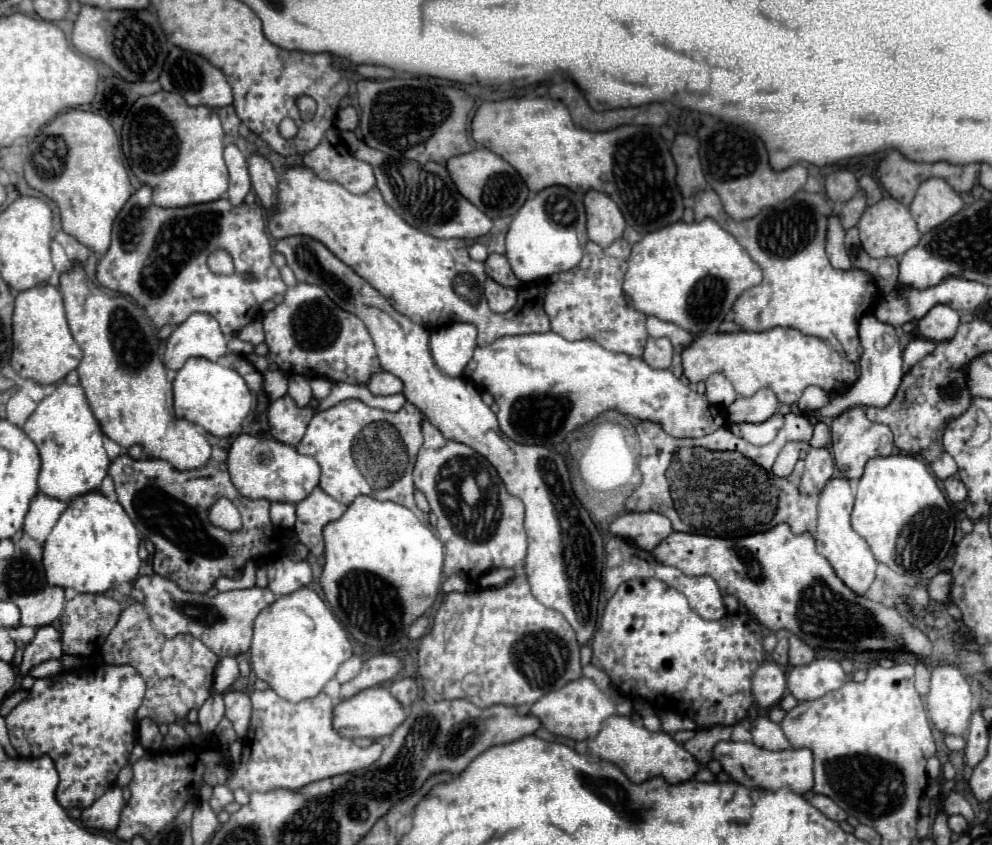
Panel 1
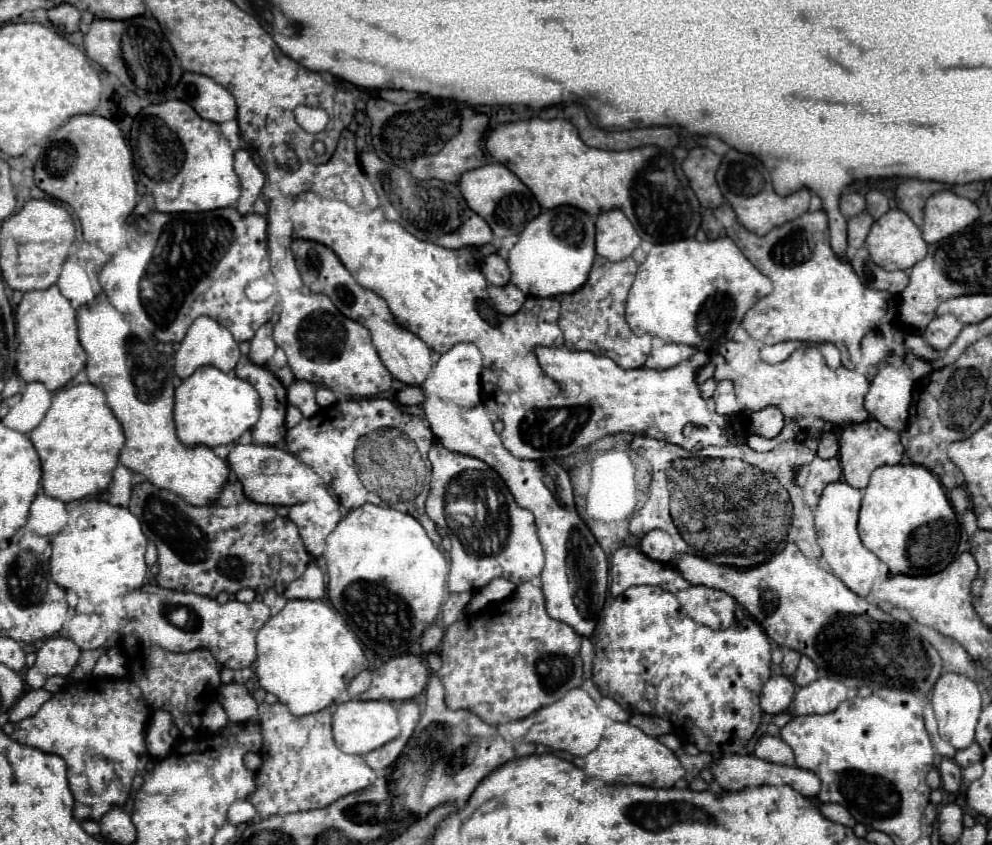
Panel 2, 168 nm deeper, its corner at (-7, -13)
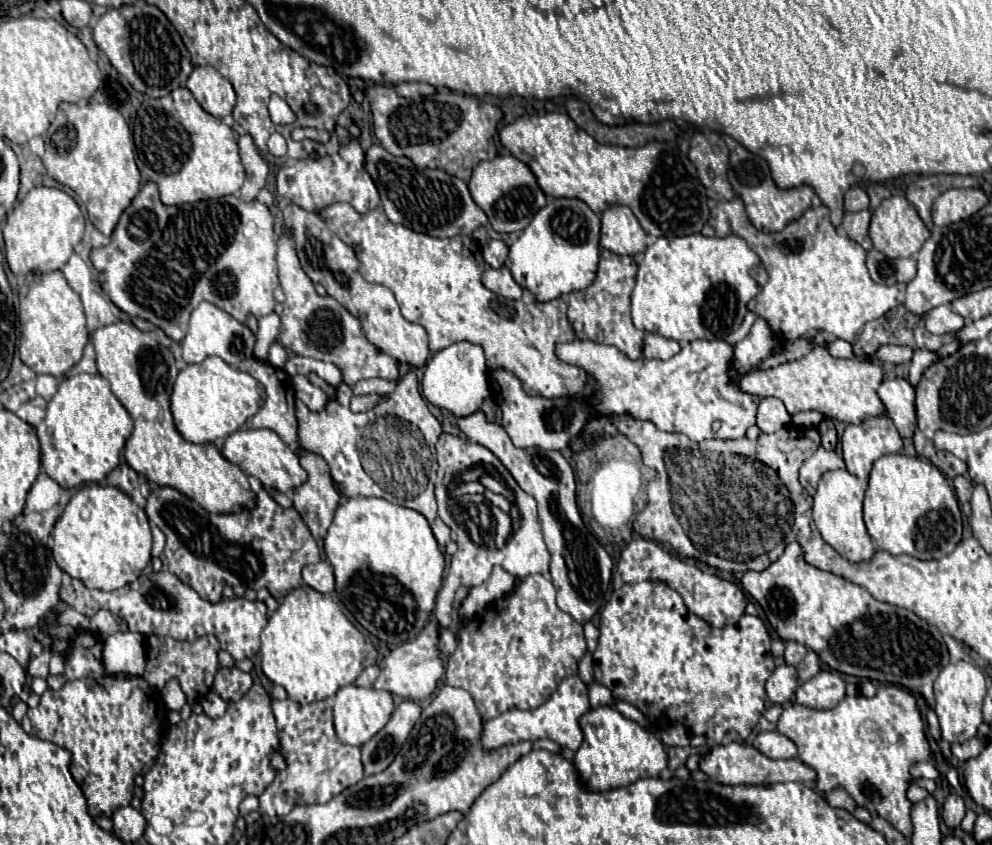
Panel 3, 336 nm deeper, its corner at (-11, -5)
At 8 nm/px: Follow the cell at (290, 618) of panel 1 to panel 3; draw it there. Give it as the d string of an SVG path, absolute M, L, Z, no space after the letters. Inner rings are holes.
M301 585L285 597L285 601L269 617L269 623L261 633L261 667L267 679L271 679L275 685L281 685L287 691L287 695L301 705L329 699L337 693L337 689L355 683L357 675L365 669L361 647L363 639L365 637L361 635L361 631L343 615L339 605L329 595Z

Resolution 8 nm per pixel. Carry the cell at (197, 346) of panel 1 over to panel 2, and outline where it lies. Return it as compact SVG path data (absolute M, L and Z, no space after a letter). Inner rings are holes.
M197 317L191 323L185 339L181 341L181 345L175 353L175 373L177 373L177 377L187 379L197 367L205 367L205 365L213 365L213 367L221 369L223 373L229 373L231 369L235 369L239 357L241 357L239 345L233 341L233 337L225 325L219 325L215 319L209 319L209 317Z

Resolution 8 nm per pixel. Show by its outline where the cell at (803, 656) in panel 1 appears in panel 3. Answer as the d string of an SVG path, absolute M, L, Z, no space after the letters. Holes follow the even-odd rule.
M807 651L805 659L797 665L797 673L799 673L799 679L801 681L807 681L811 679L815 673L821 671L821 663L819 663L819 657L815 651Z

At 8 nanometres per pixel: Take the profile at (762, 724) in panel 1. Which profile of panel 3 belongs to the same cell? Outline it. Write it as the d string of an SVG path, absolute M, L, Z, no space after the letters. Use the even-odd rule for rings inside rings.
M777 731L759 733L755 737L753 745L755 745L755 749L759 749L763 755L767 755L771 759L793 759L793 757L797 757L795 743Z

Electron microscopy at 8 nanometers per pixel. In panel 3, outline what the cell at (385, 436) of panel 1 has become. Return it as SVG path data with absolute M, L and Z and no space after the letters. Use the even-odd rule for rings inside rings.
M409 371L397 387L383 395L383 401L379 401L371 411L365 413L353 413L349 409L349 401L353 397L353 391L341 383L337 387L337 395L327 403L323 411L309 411L301 401L295 409L297 421L299 421L299 443L305 451L321 455L329 469L331 477L337 485L337 489L345 497L383 497L389 499L391 503L397 503L401 507L409 507L419 511L431 525L435 539L439 541L441 547L449 541L449 527L439 519L437 515L437 505L435 505L435 495L433 495L433 483L435 483L435 471L437 471L437 455L435 455L435 443L441 435L441 423L429 413L421 393L419 393L419 383L413 371Z

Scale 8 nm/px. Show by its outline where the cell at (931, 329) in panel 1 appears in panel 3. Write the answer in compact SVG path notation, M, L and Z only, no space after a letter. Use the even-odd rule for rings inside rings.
M939 305L939 307L931 309L923 319L925 319L925 327L933 335L953 333L953 331L959 331L965 325L963 317L959 313L955 313L949 305Z

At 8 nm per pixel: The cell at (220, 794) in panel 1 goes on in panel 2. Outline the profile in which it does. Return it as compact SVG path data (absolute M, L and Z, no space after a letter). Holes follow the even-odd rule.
M235 801L229 811L227 811L227 823L231 825L239 825L239 823L247 823L257 815L255 807L249 801Z

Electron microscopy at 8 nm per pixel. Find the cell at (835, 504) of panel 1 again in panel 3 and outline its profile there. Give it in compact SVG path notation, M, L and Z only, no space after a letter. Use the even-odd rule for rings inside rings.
M837 469L837 471L827 471L823 473L817 493L813 497L813 519L815 525L821 533L821 537L847 561L851 563L863 563L863 561L871 561L871 557L875 555L875 545L865 529L863 520L863 505L865 497L865 489L867 489L867 481L857 479L855 475L851 475L845 469Z

